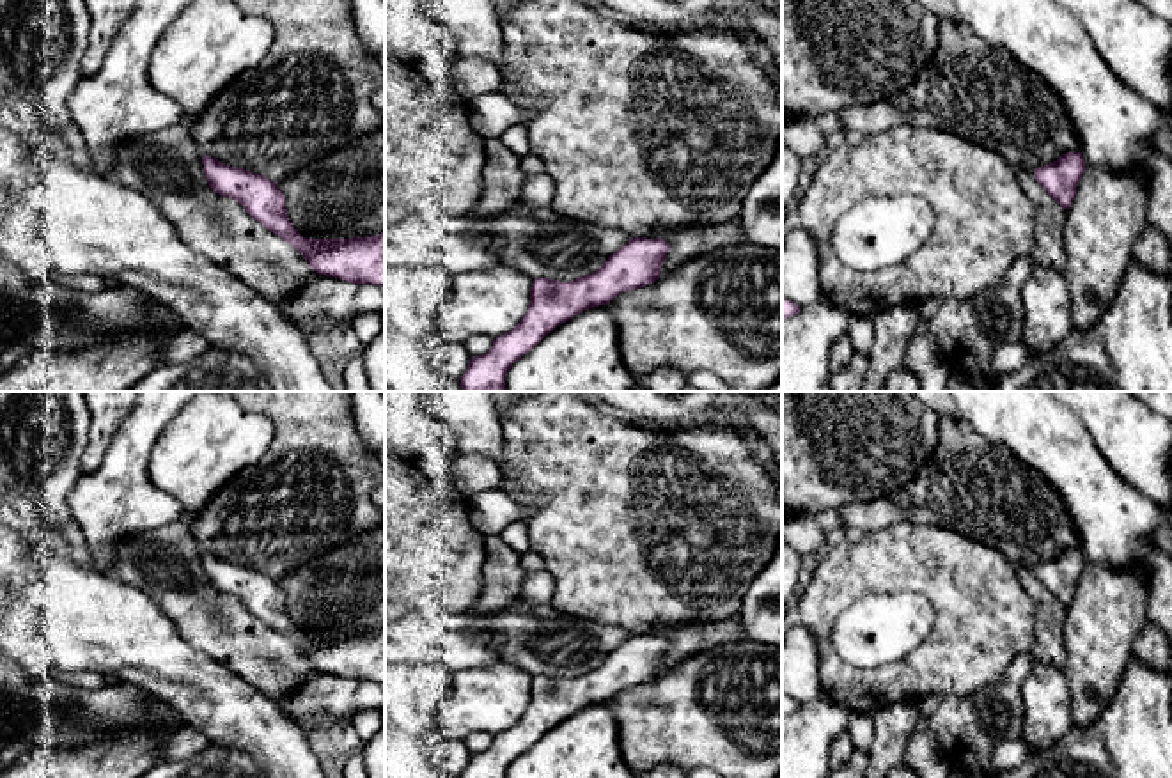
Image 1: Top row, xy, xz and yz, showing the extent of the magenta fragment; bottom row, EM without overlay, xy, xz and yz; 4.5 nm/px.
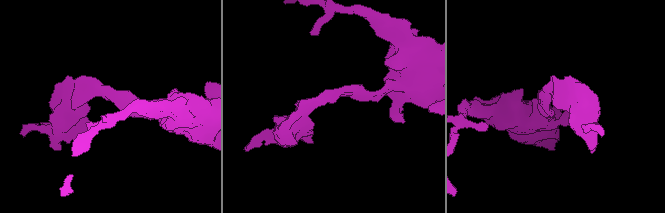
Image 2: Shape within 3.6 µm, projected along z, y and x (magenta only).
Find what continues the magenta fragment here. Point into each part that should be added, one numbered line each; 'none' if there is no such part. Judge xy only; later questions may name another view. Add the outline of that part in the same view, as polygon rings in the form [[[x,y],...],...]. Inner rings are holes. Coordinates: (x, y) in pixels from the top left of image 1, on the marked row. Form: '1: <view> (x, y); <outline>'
none

